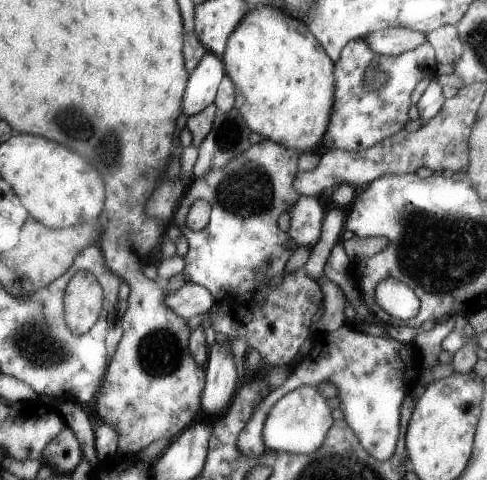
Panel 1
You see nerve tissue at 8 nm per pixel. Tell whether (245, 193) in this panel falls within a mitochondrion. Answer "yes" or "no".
yes

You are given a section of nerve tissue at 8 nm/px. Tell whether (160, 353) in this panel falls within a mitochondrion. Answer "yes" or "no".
yes

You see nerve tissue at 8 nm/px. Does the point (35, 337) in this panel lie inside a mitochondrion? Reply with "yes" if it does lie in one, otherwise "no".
yes

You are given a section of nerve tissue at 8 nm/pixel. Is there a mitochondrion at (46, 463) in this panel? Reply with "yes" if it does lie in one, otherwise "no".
no

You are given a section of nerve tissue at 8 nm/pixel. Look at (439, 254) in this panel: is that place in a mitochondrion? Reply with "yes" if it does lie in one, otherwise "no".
yes

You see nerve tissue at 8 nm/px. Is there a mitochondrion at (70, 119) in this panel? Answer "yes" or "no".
yes

